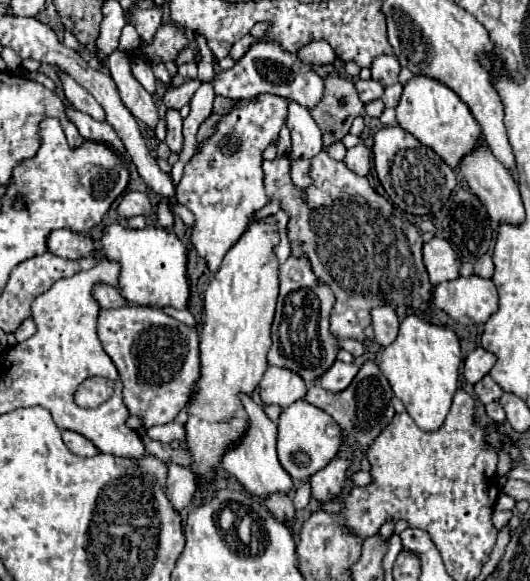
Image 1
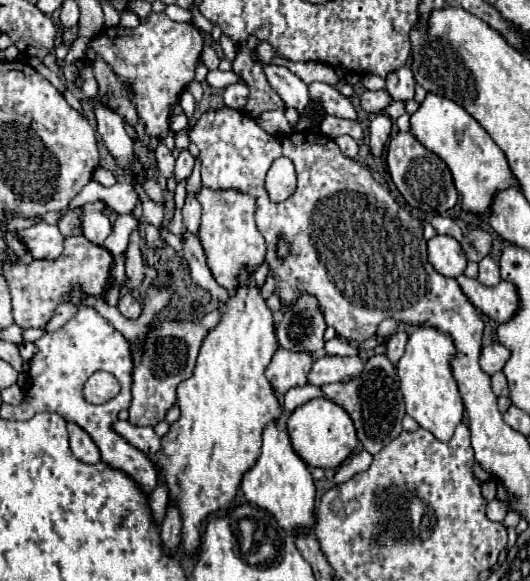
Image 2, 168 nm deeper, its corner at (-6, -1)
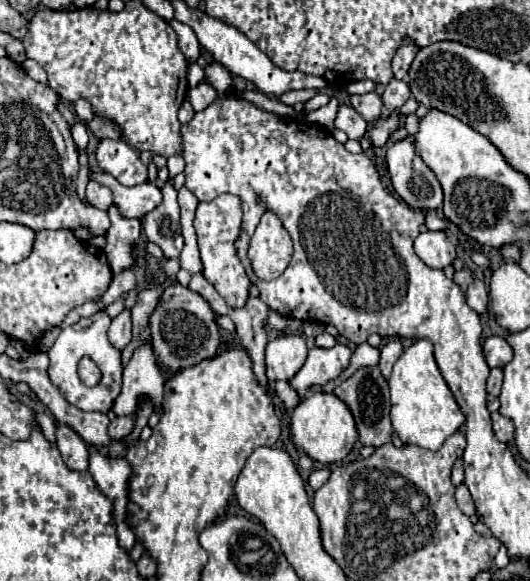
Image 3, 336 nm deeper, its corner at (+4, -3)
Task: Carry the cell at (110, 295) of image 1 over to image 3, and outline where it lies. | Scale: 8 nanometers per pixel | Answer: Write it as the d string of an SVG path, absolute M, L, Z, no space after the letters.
M122 311L116 319L112 319L112 325L108 329L108 341L116 349L124 349L132 339L132 317L130 311Z

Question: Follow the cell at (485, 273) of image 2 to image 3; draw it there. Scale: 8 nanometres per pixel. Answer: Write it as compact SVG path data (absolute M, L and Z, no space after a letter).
M476 277L472 281L472 285L468 287L468 291L466 291L466 303L478 315L482 315L486 311L486 307L488 307L488 287L486 287L486 283L480 277Z

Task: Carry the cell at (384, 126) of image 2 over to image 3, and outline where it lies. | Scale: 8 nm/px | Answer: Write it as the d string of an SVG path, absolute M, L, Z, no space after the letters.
M390 113L386 119L374 121L374 123L370 125L370 141L372 141L372 145L374 145L374 147L382 147L382 145L388 141L388 137L390 137L396 129L400 129L400 127L404 125L402 117L404 117L404 115L400 115L400 113Z

